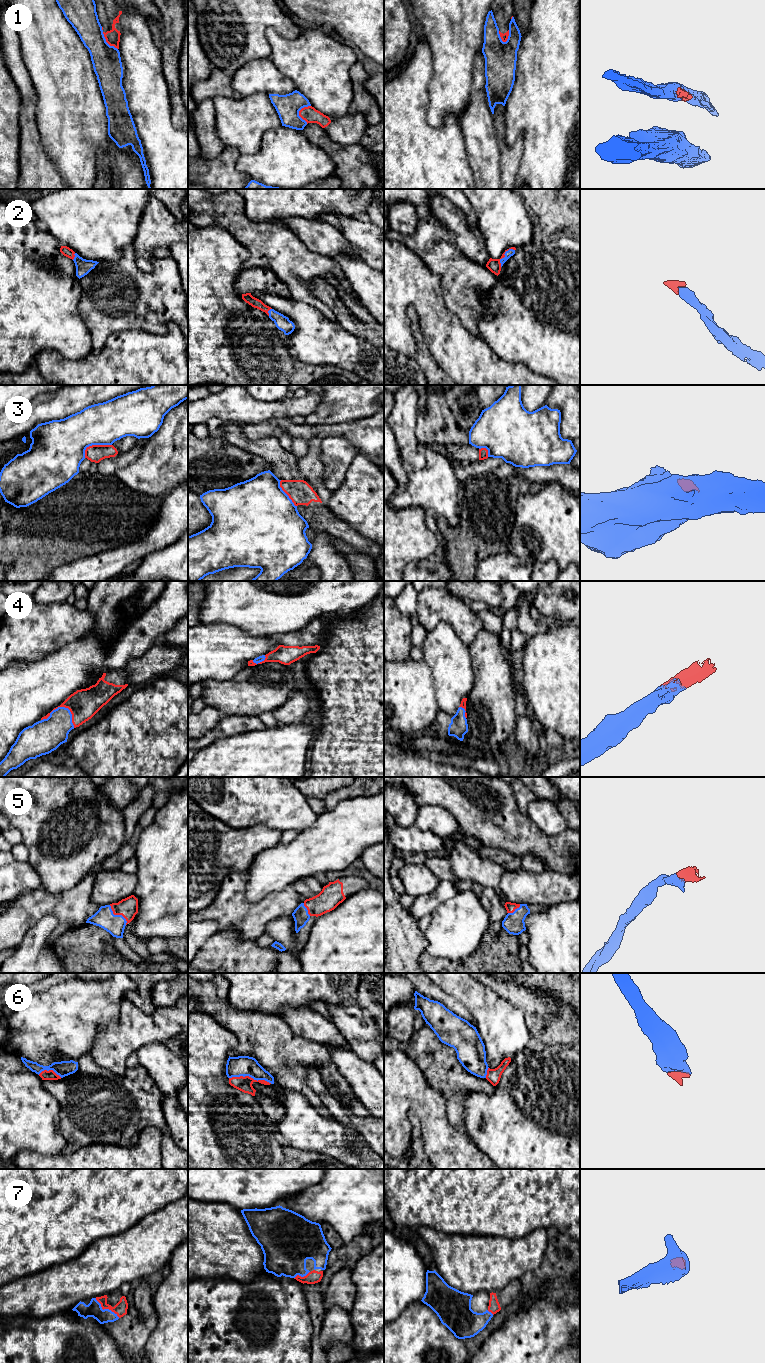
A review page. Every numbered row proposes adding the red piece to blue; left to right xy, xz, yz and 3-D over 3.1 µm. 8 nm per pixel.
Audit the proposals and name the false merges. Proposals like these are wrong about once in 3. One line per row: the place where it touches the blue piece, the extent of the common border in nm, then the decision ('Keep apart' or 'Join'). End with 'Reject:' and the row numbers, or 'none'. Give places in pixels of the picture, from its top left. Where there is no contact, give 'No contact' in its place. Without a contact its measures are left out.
1: Touches blue at xz (298, 112). Shared border 160 nm. Keep apart
2: Touches blue at yz (504, 254). Shared border 180 nm. Join
3: Touches blue at xy (94, 444). Shared border 240 nm. Keep apart
4: Touches blue at xy (63, 707). Shared border 280 nm. Join
5: Touches blue at xy (118, 915). Shared border 220 nm. Join
6: Touches blue at xz (250, 1076). Shared border 340 nm. Join
7: Touches blue at xy (106, 1309). Shared border 260 nm. Join
Reject: 1, 3

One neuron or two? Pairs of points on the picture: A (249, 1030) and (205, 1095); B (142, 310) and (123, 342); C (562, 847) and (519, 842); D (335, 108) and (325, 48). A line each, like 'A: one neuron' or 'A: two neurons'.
A: two neurons
B: two neurons
C: one neuron
D: one neuron

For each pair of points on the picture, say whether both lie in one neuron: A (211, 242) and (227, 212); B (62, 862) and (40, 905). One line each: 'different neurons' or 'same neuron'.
A: different neurons
B: different neurons

